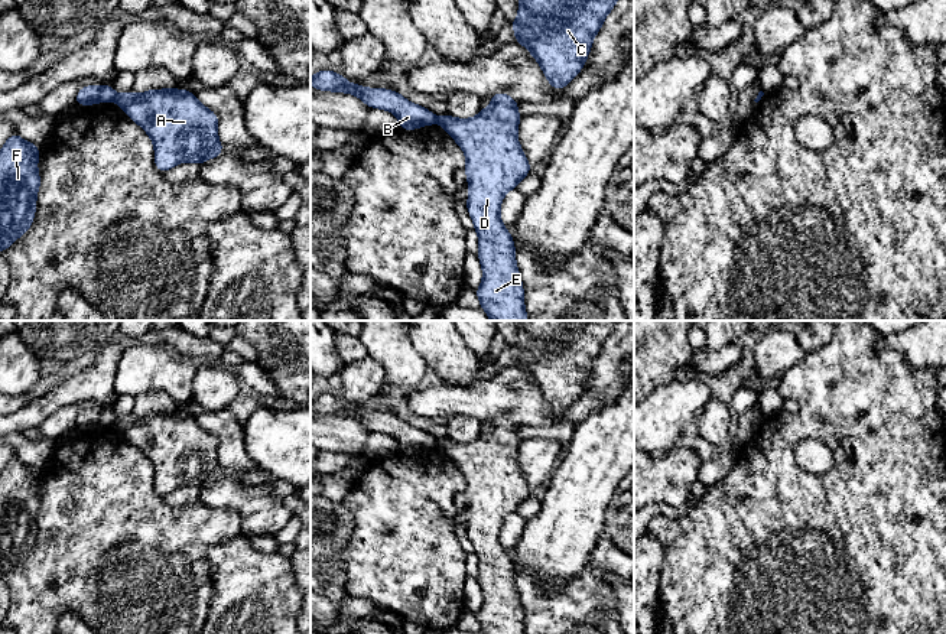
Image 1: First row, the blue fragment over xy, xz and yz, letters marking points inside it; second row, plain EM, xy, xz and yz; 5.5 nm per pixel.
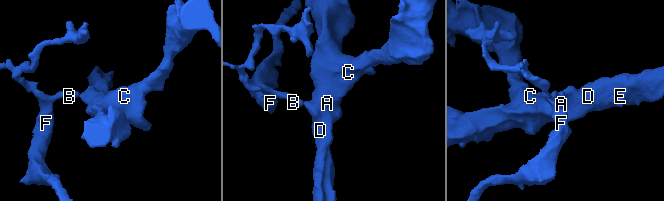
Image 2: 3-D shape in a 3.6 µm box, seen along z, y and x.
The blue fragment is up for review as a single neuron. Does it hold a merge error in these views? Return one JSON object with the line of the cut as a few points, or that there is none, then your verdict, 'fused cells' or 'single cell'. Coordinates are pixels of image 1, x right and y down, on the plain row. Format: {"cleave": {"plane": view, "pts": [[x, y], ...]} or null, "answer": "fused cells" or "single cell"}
{"cleave": {"plane": "xy", "pts": [[117, 419], [114, 423]]}, "answer": "fused cells"}

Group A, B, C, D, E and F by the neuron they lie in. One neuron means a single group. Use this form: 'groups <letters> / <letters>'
groups A C D E / B F

